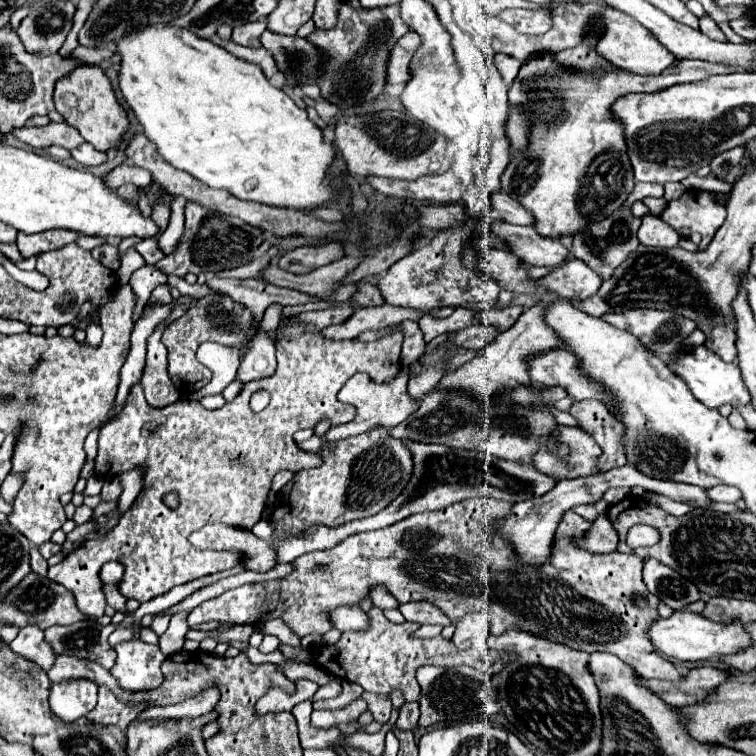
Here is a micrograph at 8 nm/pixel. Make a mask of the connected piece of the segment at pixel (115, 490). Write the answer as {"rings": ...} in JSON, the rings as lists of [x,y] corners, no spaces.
{"rings":[[[111,478],[109,486],[103,486],[103,490],[101,490],[101,502],[115,502],[119,494],[121,494],[119,478]]]}

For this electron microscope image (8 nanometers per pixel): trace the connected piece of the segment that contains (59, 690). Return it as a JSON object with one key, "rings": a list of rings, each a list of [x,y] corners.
{"rings":[[[91,680],[53,684],[49,706],[63,722],[75,722],[97,706],[97,684]]]}

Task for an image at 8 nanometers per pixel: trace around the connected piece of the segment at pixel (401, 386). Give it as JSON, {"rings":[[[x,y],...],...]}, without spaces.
{"rings":[[[399,372],[399,376],[391,384],[377,384],[367,374],[355,374],[341,388],[339,400],[351,402],[357,408],[357,416],[347,424],[331,426],[327,436],[325,436],[325,440],[329,440],[329,442],[343,440],[343,438],[349,438],[349,436],[357,436],[357,434],[363,434],[371,428],[377,428],[377,426],[393,428],[393,426],[401,424],[415,410],[415,406],[419,406],[419,402],[415,402],[407,396],[407,380],[403,380],[403,372]]]}

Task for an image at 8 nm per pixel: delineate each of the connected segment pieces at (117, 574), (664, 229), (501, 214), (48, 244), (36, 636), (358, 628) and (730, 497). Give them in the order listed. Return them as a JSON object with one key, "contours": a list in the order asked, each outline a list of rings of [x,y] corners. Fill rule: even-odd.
{"contours":[[[[107,562],[101,572],[99,578],[103,582],[103,594],[109,606],[113,606],[115,610],[125,610],[125,596],[119,592],[119,582],[123,580],[123,566],[119,562]]],[[[645,214],[641,218],[641,226],[639,226],[637,236],[643,246],[673,248],[679,242],[679,234],[667,222],[663,222],[659,216],[653,216],[653,214]]],[[[495,192],[493,194],[493,210],[491,210],[491,218],[495,220],[505,220],[509,224],[521,224],[521,226],[531,226],[531,216],[527,216],[527,212],[523,212],[523,208],[519,208],[517,200],[511,200],[511,196]]],[[[47,230],[47,232],[39,232],[39,234],[19,232],[17,248],[19,248],[19,252],[25,258],[29,258],[33,254],[41,254],[41,252],[63,248],[65,244],[71,244],[77,238],[79,238],[79,234],[71,232],[71,230]]],[[[35,626],[21,628],[17,638],[9,646],[13,652],[37,662],[43,670],[49,670],[55,662],[55,654],[43,644],[43,632]]],[[[337,608],[333,620],[341,632],[363,632],[369,628],[369,616],[361,608]]],[[[713,486],[707,492],[711,492],[711,498],[715,498],[715,502],[739,502],[741,500],[741,492],[733,486]]]]}

